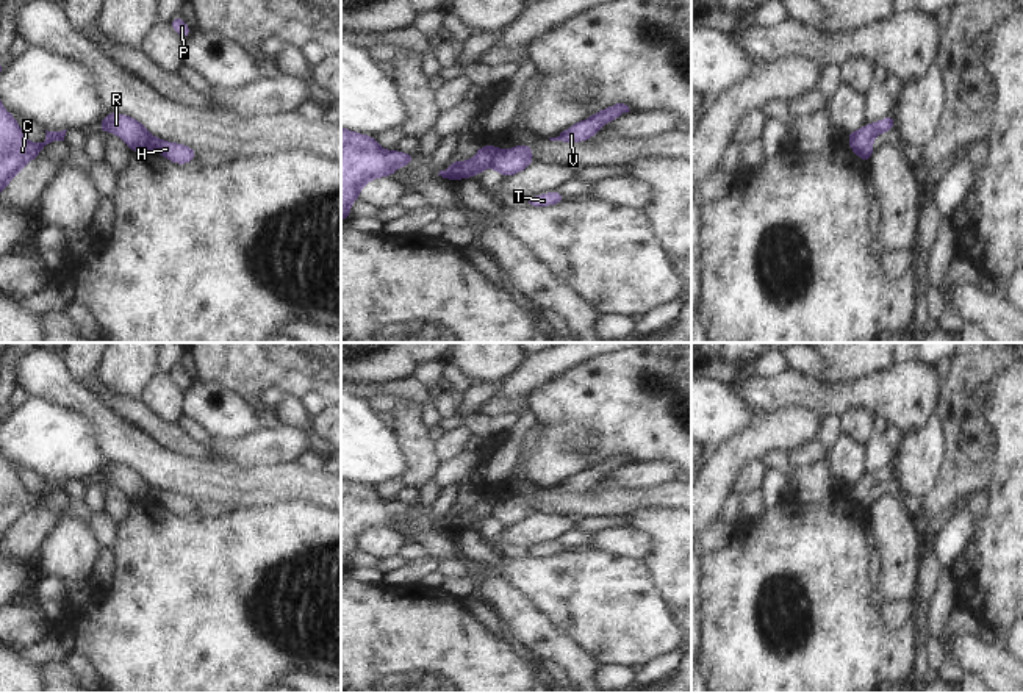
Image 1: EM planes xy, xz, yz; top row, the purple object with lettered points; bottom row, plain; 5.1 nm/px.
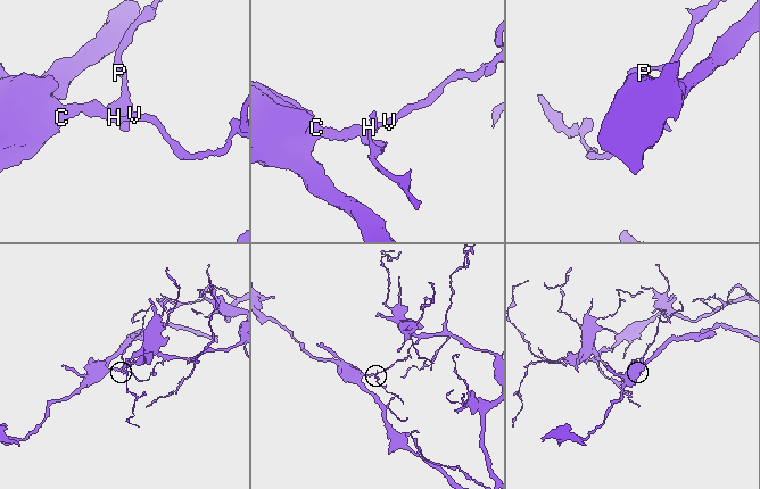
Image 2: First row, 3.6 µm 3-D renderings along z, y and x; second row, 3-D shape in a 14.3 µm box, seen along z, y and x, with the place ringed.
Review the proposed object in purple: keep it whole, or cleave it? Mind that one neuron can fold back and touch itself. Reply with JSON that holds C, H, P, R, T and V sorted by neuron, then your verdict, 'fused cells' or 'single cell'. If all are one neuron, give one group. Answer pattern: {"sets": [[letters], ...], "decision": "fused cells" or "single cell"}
{"sets": [["C", "R"], ["H", "P", "T", "V"]], "decision": "fused cells"}

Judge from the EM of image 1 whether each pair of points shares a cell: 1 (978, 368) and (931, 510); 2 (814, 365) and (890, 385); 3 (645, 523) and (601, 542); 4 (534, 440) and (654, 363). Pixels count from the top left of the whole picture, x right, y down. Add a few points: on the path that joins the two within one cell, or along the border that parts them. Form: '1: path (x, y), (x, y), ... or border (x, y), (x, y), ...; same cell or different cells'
1: path (961, 404), (961, 474); same cell
2: border (792, 369), (812, 377); different cells
3: border (631, 524), (653, 538), (653, 552), (646, 559); different cells
4: border (538, 423), (542, 441), (531, 454), (527, 470); different cells

